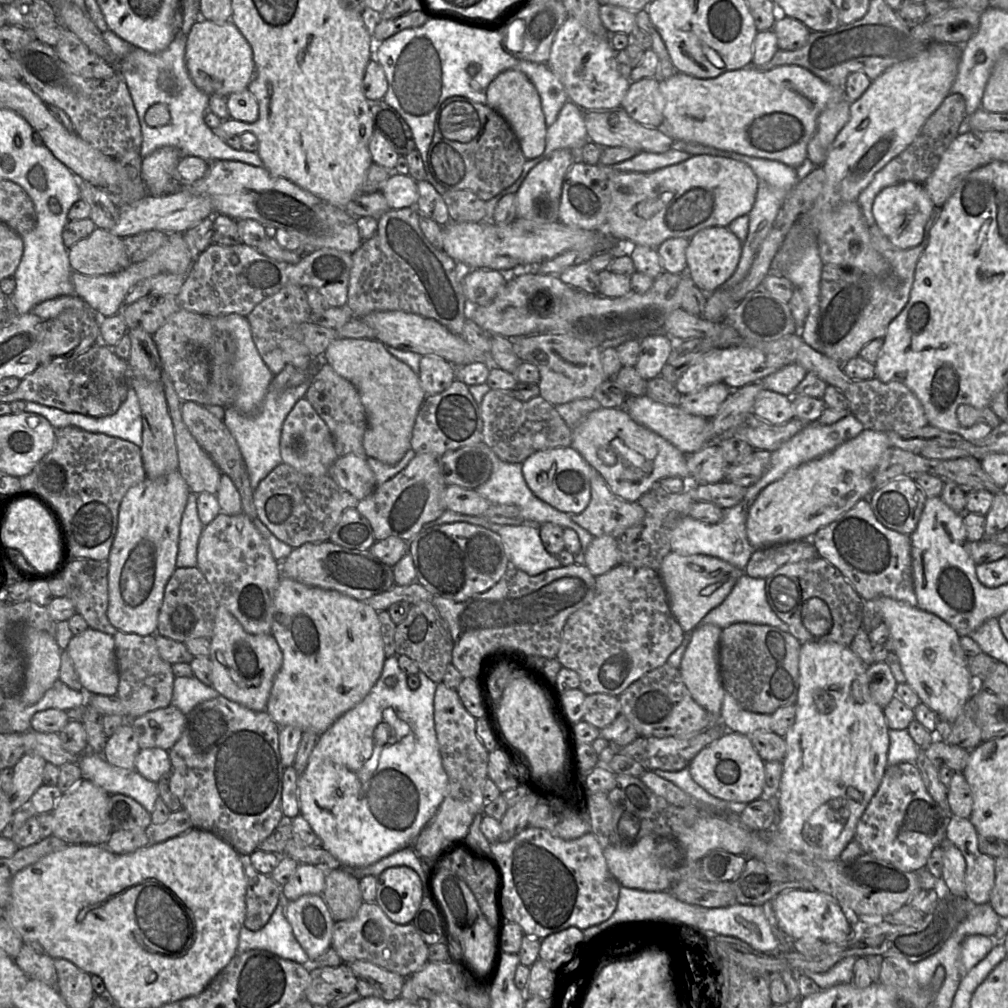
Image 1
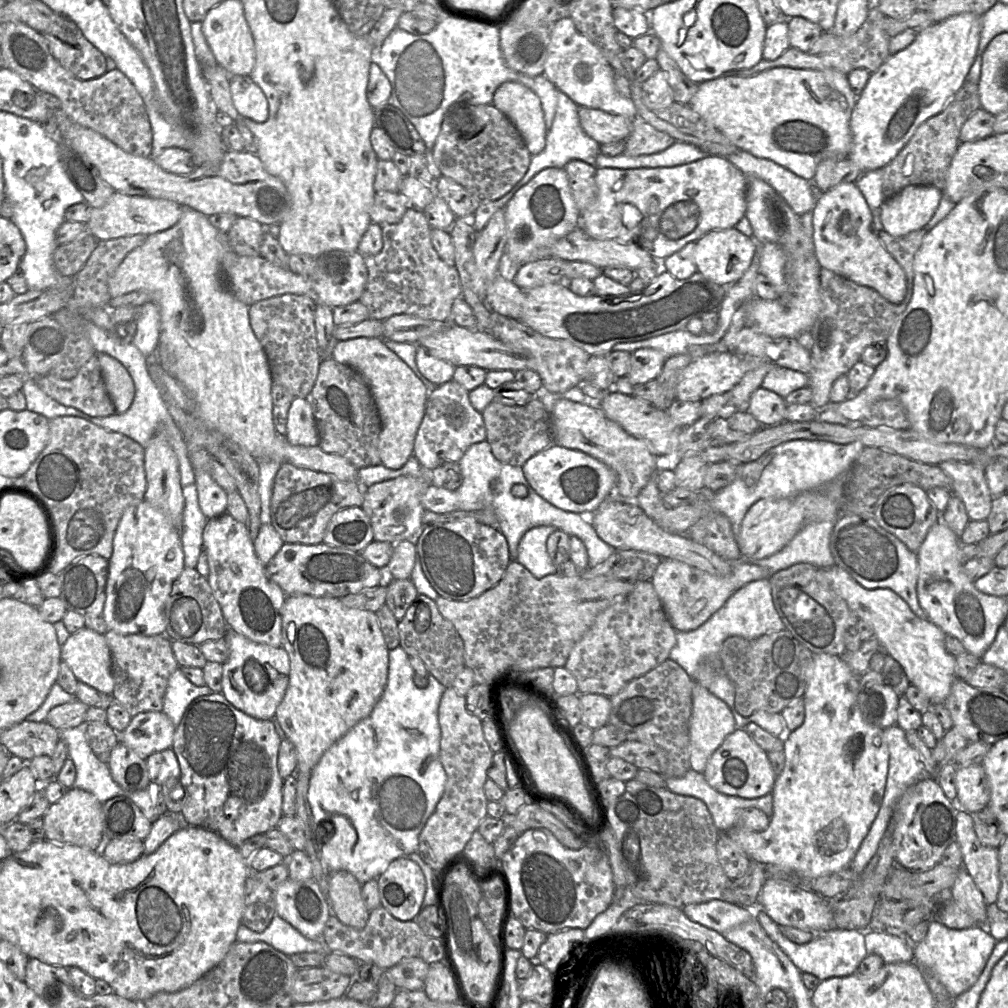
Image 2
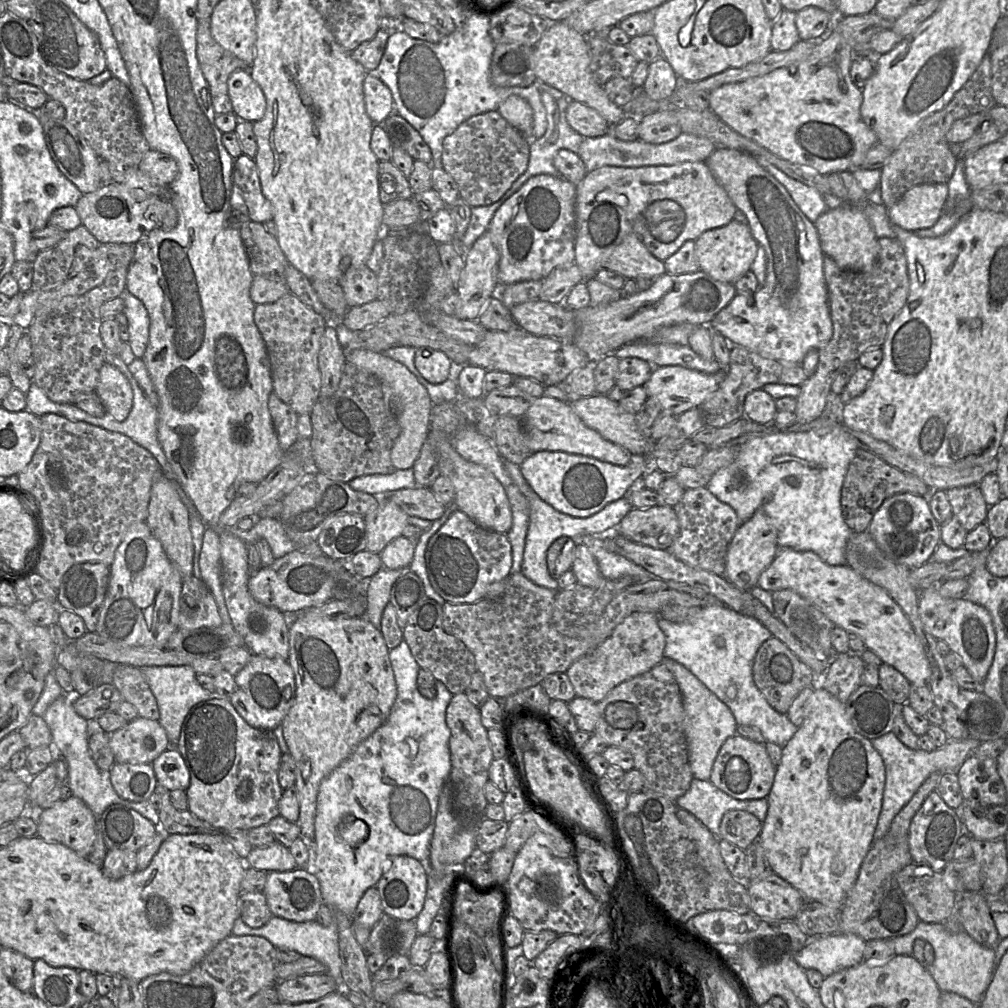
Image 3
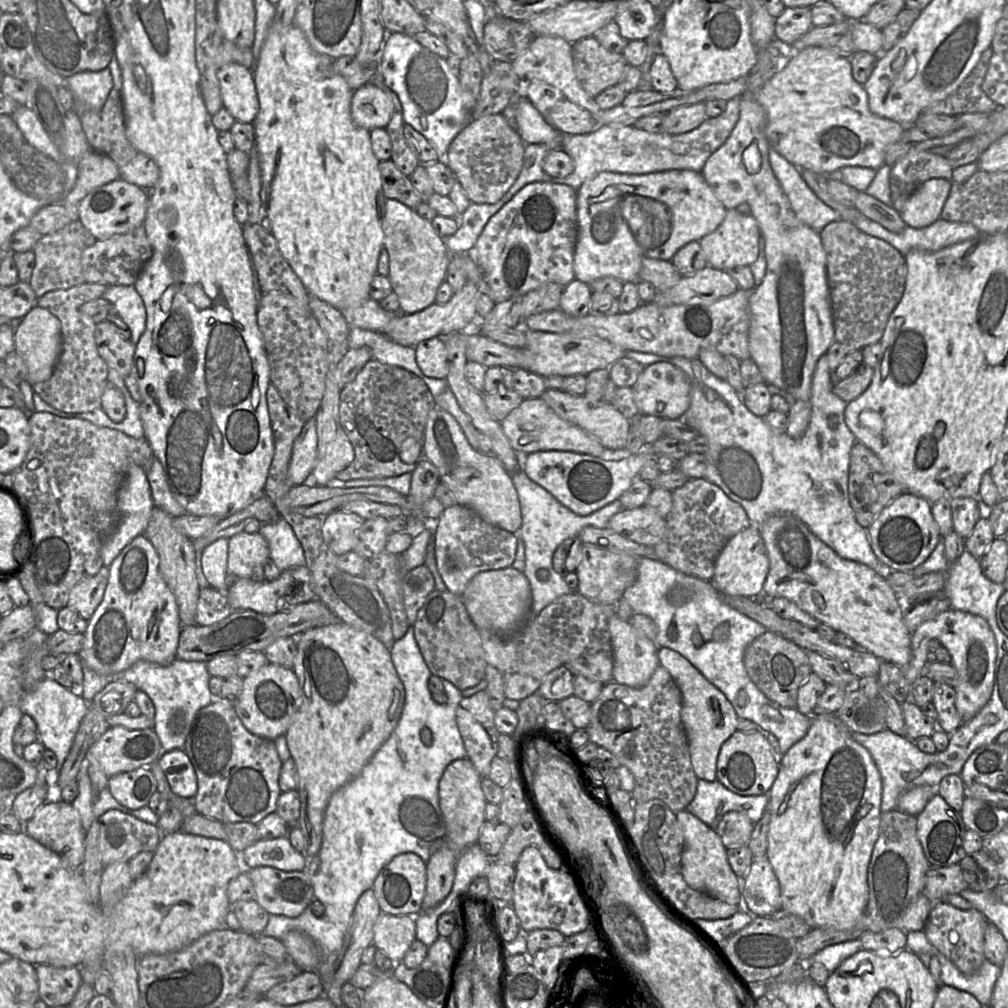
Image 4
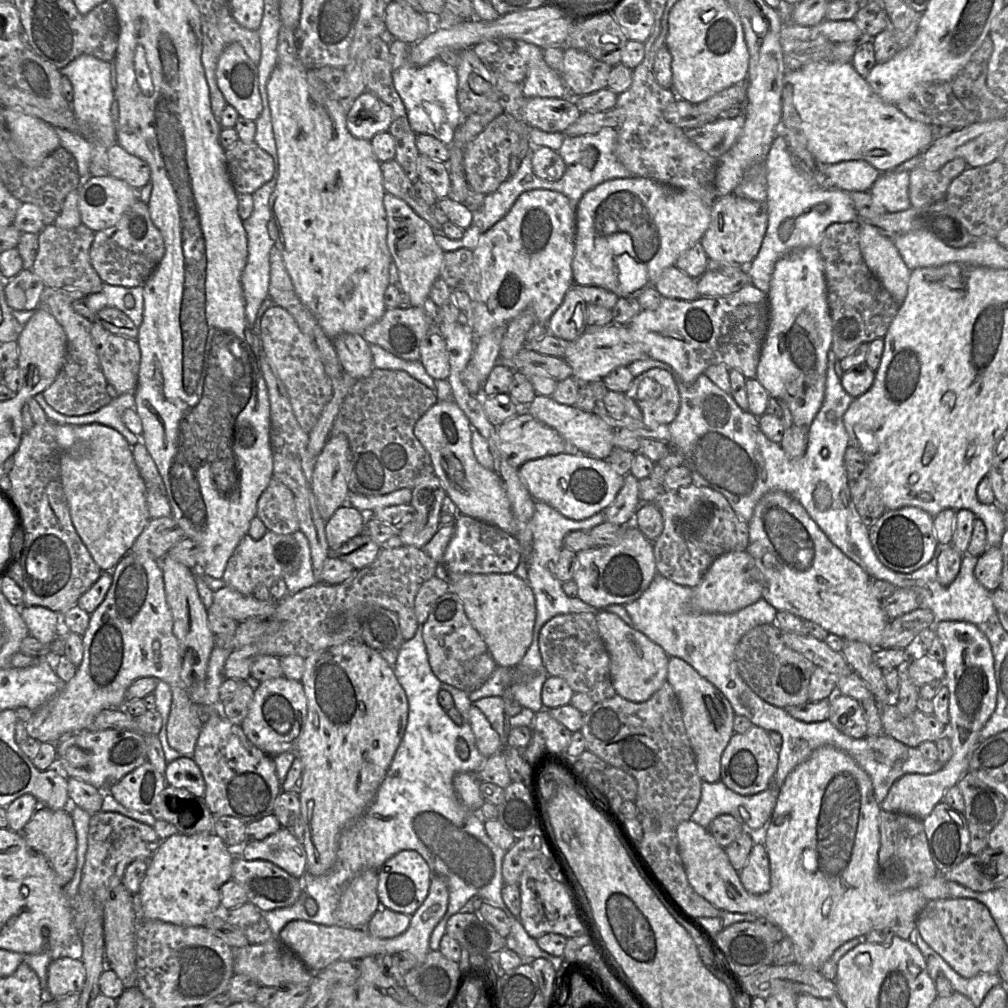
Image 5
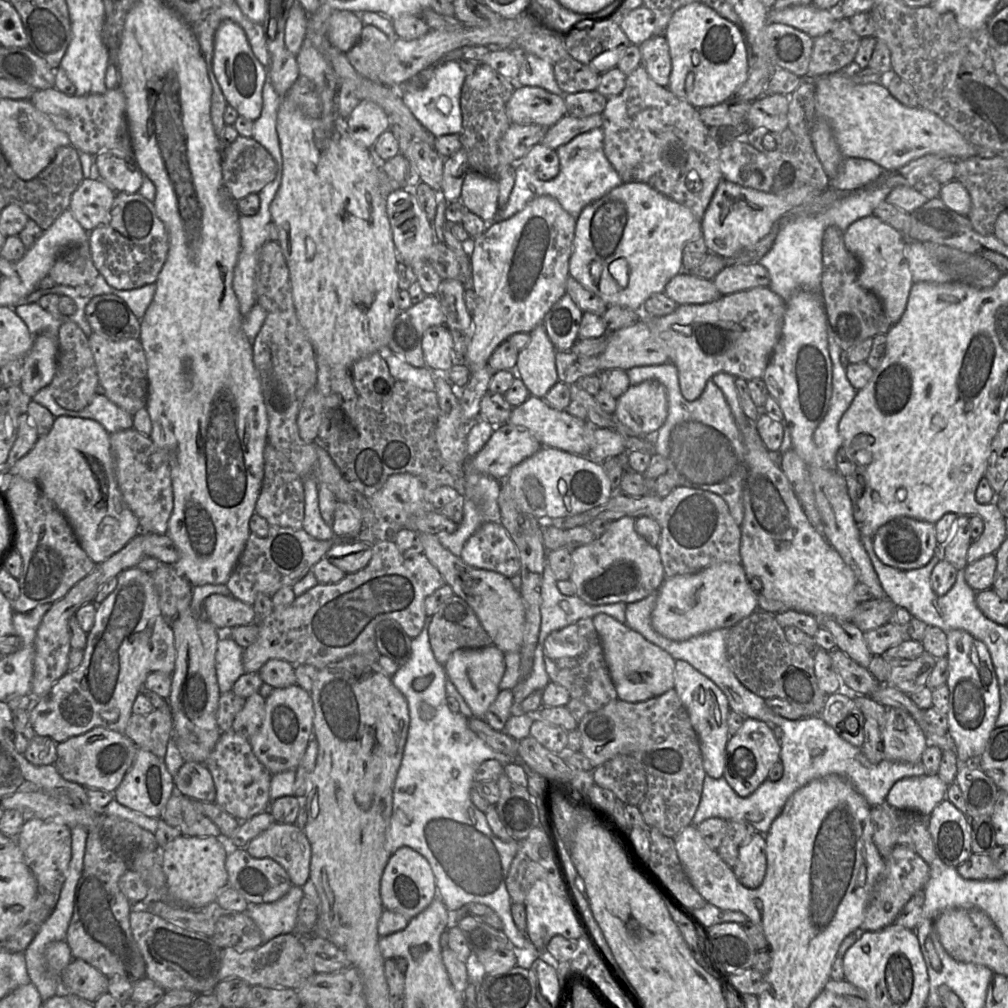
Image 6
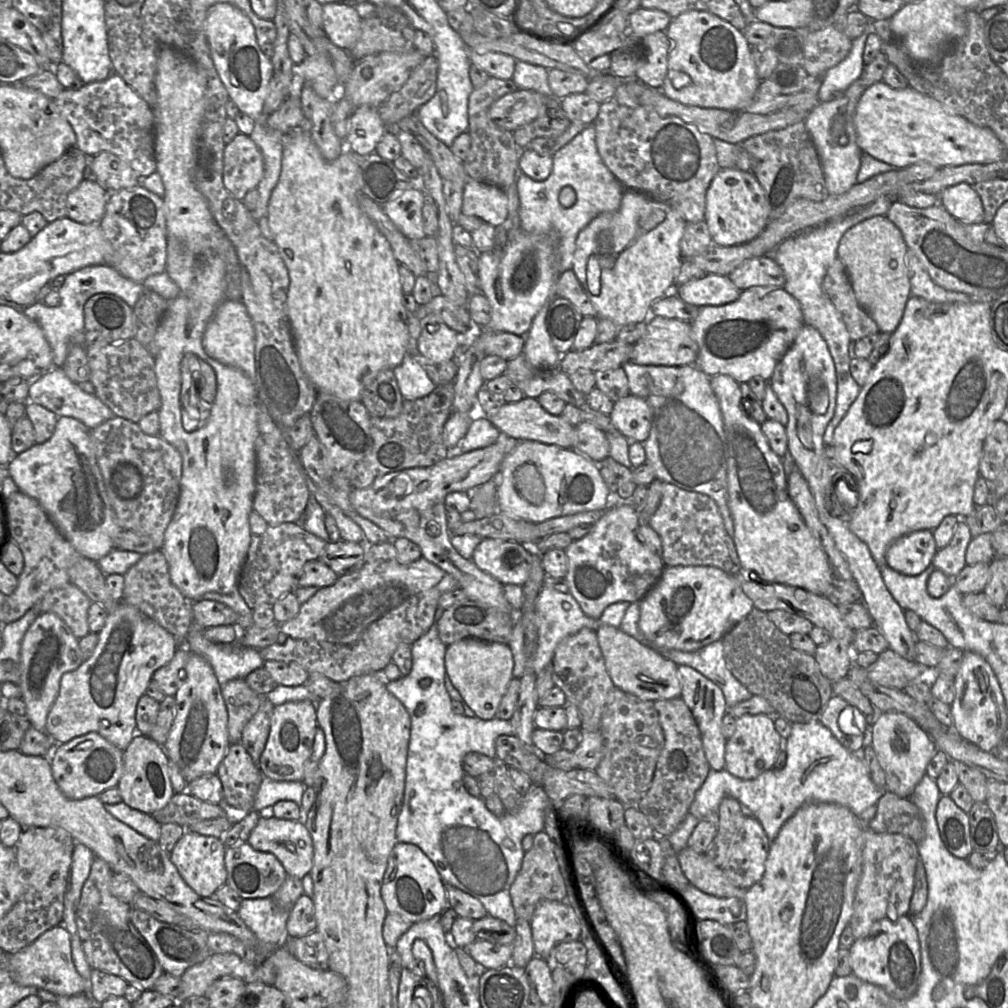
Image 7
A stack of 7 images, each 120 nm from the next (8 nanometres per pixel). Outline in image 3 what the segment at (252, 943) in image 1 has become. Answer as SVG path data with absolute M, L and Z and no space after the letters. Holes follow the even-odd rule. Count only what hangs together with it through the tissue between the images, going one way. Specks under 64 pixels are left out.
M273 915L262 927L251 928L239 917L234 922L231 934L234 936L252 935L264 937L276 949L294 950L302 956L312 957L325 966L326 973L336 981L339 988L344 988L344 980L341 973L342 962L339 954L338 929L334 921L329 926L324 927L316 920L300 923Z

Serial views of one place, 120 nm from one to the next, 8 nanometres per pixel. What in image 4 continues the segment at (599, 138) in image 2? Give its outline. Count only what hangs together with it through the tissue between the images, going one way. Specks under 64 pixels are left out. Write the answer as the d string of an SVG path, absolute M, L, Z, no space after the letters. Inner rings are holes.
M567 99L550 110L549 124L563 135L586 134L598 126L592 113Z

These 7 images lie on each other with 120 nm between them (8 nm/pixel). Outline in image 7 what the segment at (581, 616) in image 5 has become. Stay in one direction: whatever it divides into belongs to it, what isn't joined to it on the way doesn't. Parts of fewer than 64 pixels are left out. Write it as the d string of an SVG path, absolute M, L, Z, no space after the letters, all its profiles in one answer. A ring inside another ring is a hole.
M582 628L576 634L565 638L555 649L551 665L554 685L565 694L566 702L575 705L580 713L580 729L589 732L600 731L607 697L615 686L606 669L596 632L589 628Z

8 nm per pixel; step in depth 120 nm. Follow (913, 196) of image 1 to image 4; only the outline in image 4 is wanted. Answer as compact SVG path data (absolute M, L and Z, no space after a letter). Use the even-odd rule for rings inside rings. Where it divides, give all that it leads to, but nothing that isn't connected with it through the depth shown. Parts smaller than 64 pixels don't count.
M934 178L917 188L902 206L899 214L907 226L924 228L940 218L951 189L951 181Z

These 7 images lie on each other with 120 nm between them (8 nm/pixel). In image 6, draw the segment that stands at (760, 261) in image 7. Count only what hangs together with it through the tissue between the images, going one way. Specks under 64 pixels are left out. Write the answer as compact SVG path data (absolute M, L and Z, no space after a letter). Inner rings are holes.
M759 262L735 266L725 266L712 279L721 295L756 287L769 286L768 270Z

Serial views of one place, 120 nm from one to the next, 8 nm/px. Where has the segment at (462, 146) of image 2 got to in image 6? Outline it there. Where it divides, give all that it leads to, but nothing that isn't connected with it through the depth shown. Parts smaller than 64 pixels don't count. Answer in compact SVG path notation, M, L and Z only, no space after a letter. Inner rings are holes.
M512 123L499 141L502 165L515 165L534 145L541 143L548 127Z

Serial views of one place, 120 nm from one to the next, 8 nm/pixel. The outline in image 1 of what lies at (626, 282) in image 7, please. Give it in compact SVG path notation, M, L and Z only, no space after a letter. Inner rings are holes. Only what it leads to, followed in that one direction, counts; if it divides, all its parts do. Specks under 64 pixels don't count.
M692 155L678 164L652 172L620 172L610 170L609 188L611 200L604 231L627 248L644 245L657 249L670 238L693 237L708 227L728 227L737 217L748 215L757 194L759 179L746 163L722 156Z

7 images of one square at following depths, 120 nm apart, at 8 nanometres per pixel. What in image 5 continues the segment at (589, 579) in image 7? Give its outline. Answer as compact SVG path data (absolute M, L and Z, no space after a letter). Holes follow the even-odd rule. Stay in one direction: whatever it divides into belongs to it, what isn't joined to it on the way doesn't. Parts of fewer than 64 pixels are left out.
M632 522L618 543L577 552L573 581L580 600L602 609L612 604L624 605L635 601L649 587L656 574L652 542Z

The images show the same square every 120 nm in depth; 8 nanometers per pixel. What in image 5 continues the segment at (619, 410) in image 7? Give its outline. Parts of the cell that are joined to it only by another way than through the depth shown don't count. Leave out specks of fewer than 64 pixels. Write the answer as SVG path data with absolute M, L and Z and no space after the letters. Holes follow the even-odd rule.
M652 368L634 377L625 395L625 415L646 425L669 425L676 417L680 396L673 376Z

